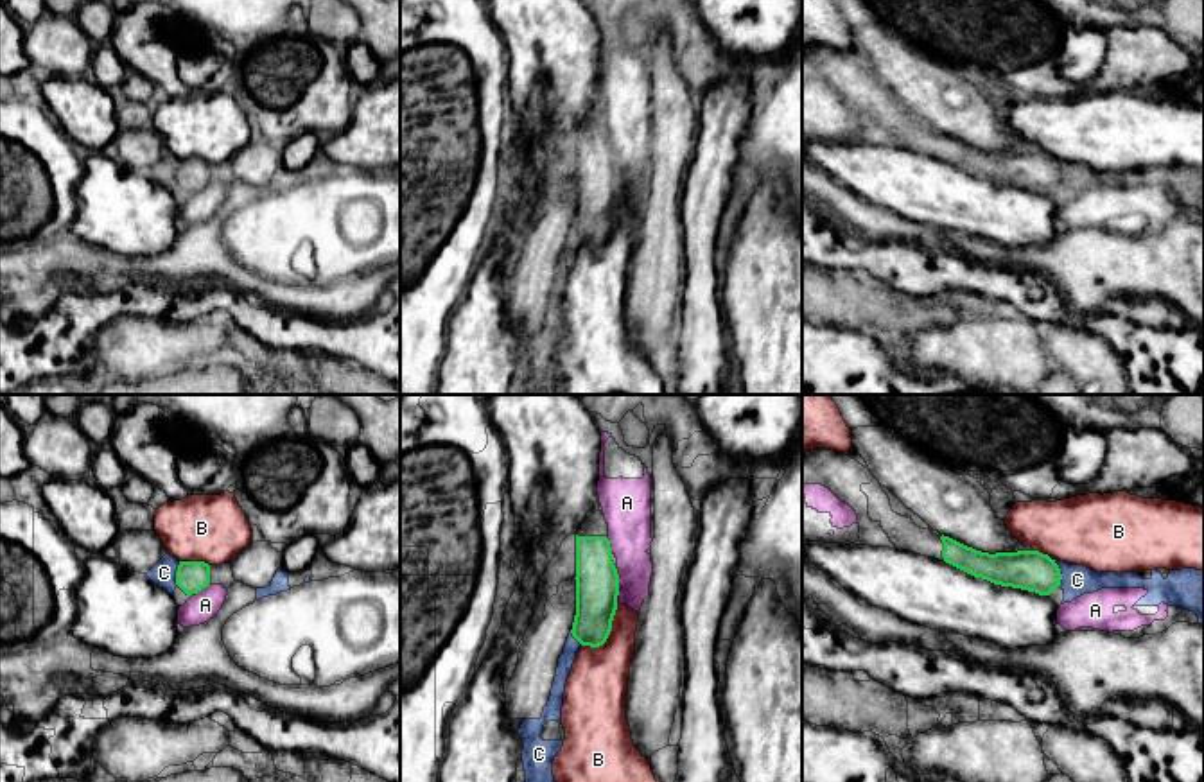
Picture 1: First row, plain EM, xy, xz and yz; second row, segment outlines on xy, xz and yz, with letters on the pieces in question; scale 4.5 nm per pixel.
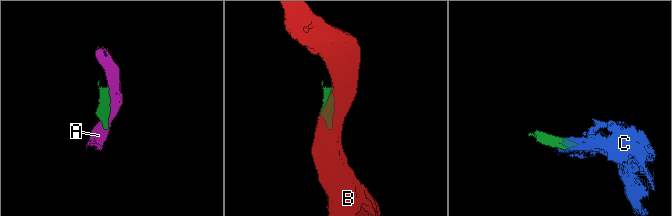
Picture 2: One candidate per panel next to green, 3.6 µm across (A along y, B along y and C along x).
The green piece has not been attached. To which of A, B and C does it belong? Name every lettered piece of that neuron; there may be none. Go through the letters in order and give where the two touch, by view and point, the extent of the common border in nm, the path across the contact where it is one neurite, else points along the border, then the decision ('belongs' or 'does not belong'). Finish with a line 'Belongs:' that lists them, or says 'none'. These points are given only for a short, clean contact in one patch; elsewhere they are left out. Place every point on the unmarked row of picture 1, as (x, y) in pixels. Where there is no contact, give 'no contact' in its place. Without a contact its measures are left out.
A: meets green in xy at (201, 187); contact 80 nm long; does not belong
B: meets green in xz at (610, 228); contact 280 nm long; does not belong
C: meets green in yz at (1059, 169); contact 150 nm long; runs through yz (1032, 169), (1059, 169), (1077, 178); belongs
Belongs: C

